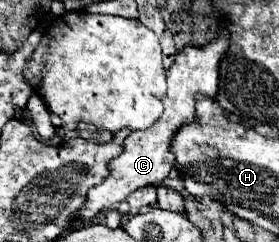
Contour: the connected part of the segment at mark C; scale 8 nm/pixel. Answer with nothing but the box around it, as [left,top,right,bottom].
[73,28,229,222]

